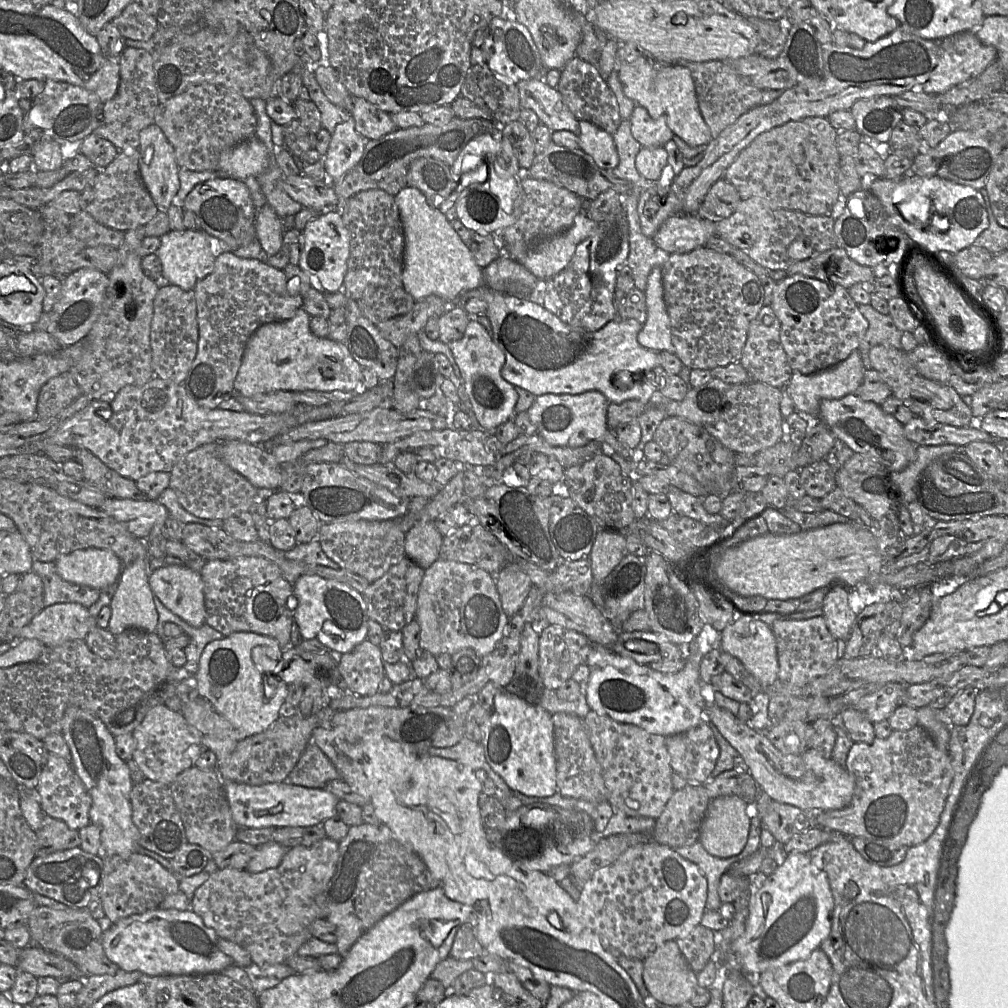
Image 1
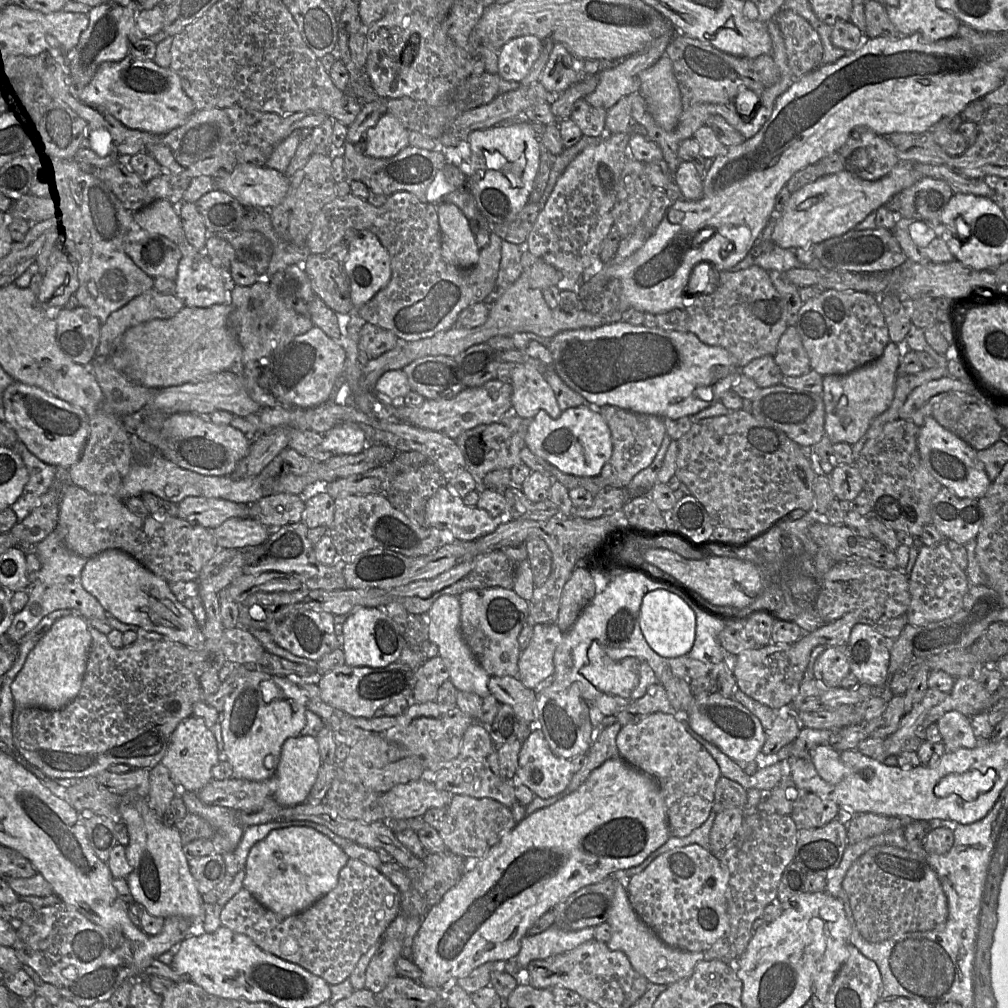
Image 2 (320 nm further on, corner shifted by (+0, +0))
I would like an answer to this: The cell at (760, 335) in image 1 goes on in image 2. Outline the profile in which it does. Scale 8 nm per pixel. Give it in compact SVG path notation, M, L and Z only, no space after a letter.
M788 326L777 344L773 355L783 376L798 377L812 368L796 326Z

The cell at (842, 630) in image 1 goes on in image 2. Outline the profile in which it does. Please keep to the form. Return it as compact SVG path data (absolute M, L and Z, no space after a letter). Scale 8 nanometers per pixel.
M858 623L847 644L852 672L860 684L880 688L889 679L889 662L895 639L887 638L867 624Z

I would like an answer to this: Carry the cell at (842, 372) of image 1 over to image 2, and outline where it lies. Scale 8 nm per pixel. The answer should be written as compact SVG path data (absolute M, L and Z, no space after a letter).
M890 341L875 361L847 374L823 376L824 428L832 444L855 444L866 433L871 422L889 408L894 397L902 353L903 346Z

